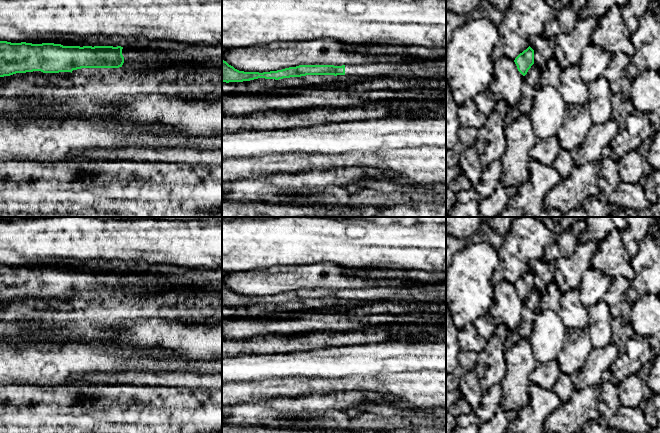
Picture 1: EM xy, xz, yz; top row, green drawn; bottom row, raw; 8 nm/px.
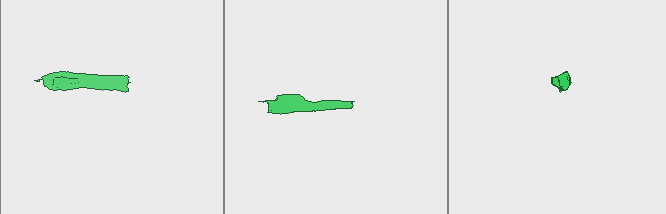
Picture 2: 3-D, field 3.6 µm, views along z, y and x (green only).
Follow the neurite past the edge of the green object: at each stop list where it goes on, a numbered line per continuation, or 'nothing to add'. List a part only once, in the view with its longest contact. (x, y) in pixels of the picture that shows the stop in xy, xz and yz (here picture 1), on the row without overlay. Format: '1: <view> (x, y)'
1: xy (145, 283)

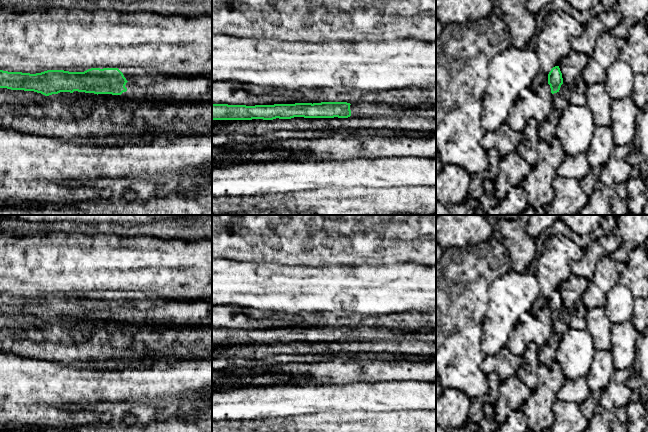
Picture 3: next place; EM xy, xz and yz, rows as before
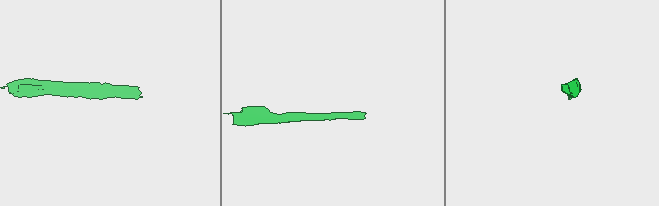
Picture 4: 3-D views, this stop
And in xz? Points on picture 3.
1: xz (361, 333)

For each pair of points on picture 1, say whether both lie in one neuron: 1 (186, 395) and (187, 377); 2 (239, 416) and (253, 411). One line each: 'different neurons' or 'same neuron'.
1: different neurons
2: same neuron

